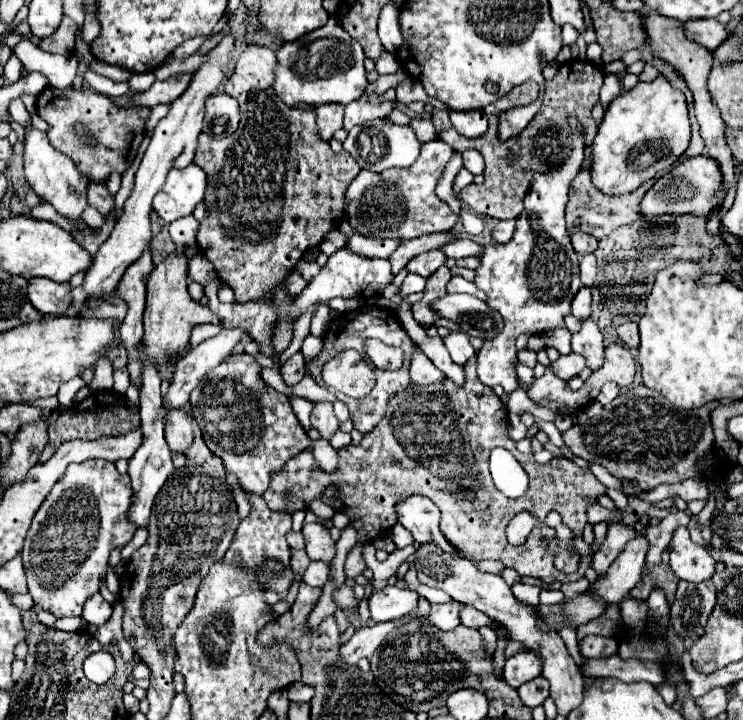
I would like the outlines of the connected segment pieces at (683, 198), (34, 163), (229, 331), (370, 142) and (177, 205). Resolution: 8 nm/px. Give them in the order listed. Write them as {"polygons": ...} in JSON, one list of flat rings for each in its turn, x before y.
{"polygons":[[[696,156,678,164,672,172,658,178,656,184,644,194,640,212,642,216,660,216,660,214,710,214,720,206,720,170,712,158]],[[30,130,26,132,26,144,24,144,24,172,26,172,26,180,28,184,32,186,32,190,44,198,46,202,50,202,56,212,60,216,64,216,66,220,70,220,74,224,74,228,78,232,84,232,84,230,92,230,92,232,98,232,98,228,92,228,88,226,84,220,82,220,82,210,86,206,86,186,88,186,88,180,84,174,80,174,76,168,74,168,74,162,58,152,56,148,50,146,48,138,46,138,46,132,40,132,40,130]],[[224,328,220,334,198,344,178,366,168,390,166,408,180,408,188,402,190,392,200,384,208,370,216,368,224,356,232,354,234,346,246,332,242,328]],[[376,118,370,124,354,126,348,132,348,138,344,140,344,148,360,164,360,168,366,168,372,172,382,172,386,168,408,168,416,162,420,154,420,142,410,126,398,126,382,118]],[[188,164,186,168,172,168,164,190,154,196,154,210,164,222,174,222,192,214,194,206,204,198,206,174,200,166]]]}

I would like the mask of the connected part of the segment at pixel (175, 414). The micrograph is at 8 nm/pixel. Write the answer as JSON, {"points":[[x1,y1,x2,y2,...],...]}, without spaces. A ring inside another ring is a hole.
{"points":[[170,410,166,422,166,442,170,446,170,452,186,454,192,440,192,416,186,410]]}

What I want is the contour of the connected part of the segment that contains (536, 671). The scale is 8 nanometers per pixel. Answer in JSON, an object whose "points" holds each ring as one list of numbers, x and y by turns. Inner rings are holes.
{"points":[[518,652,510,658,506,658,506,666,504,666,504,680,512,686,518,688,520,684,540,676,540,660,536,658,536,654,532,652]]}

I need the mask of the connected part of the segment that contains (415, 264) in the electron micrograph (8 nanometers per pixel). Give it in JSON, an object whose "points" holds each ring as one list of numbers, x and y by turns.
{"points":[[430,250,430,252,424,252,424,254,414,256,414,260,408,262,406,270,428,278,428,276,430,276,432,272,436,272,444,262,446,262,446,254,444,254,442,250]]}

